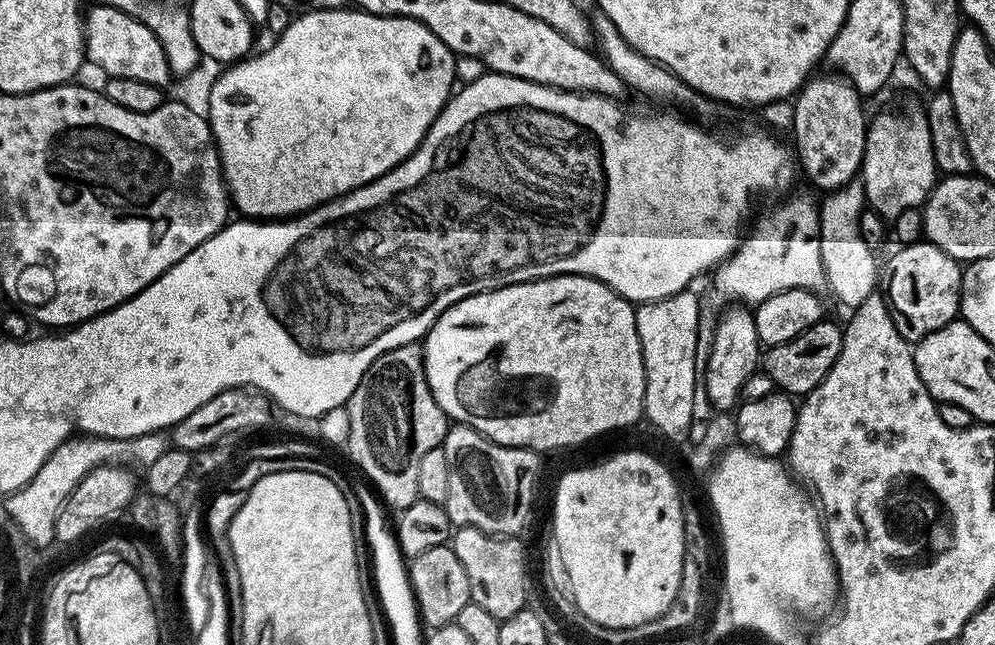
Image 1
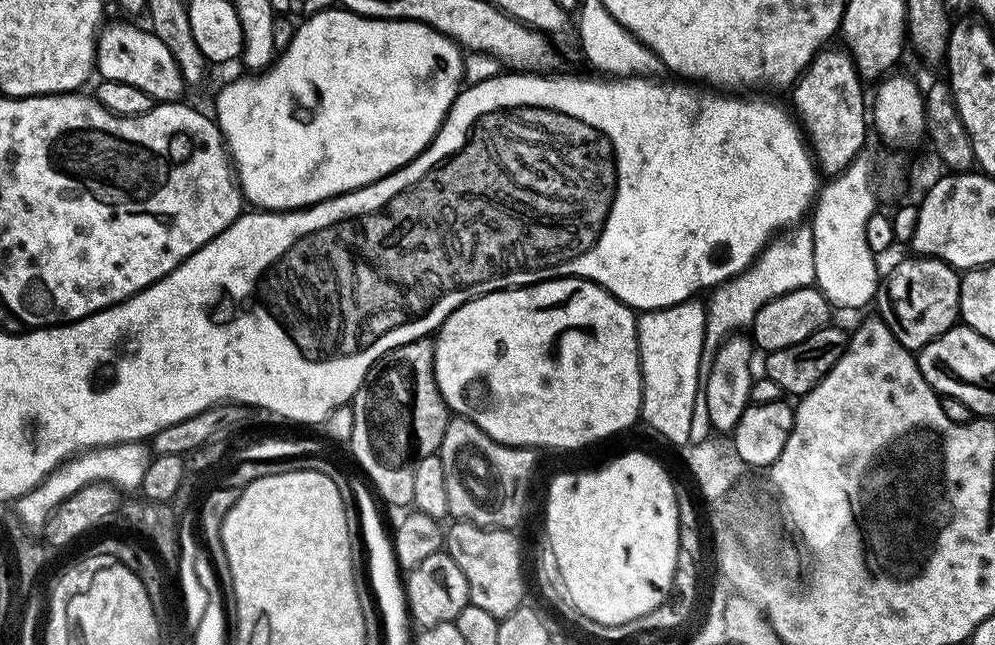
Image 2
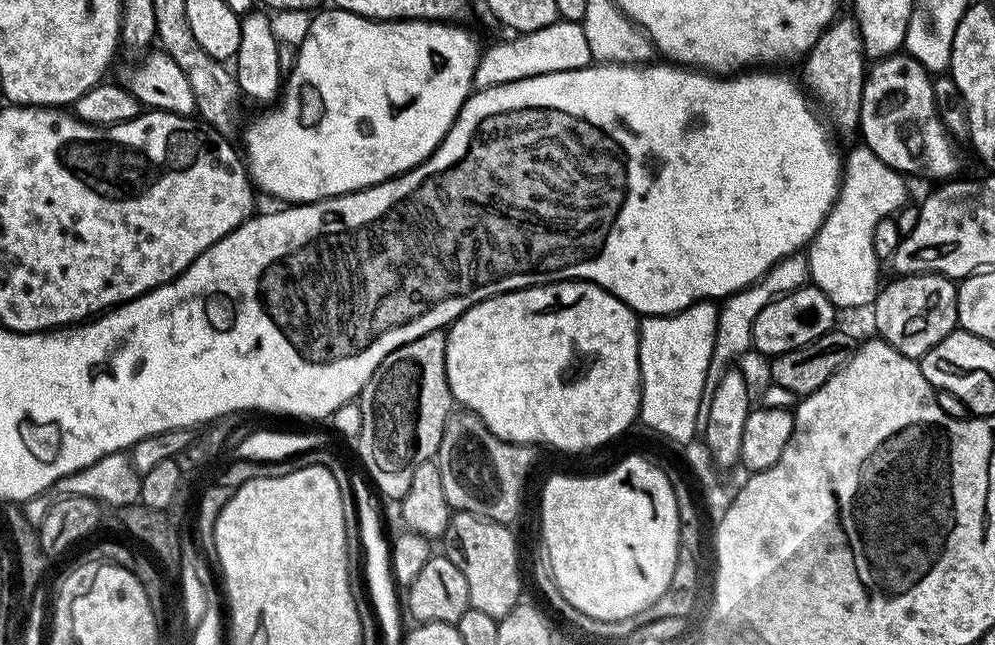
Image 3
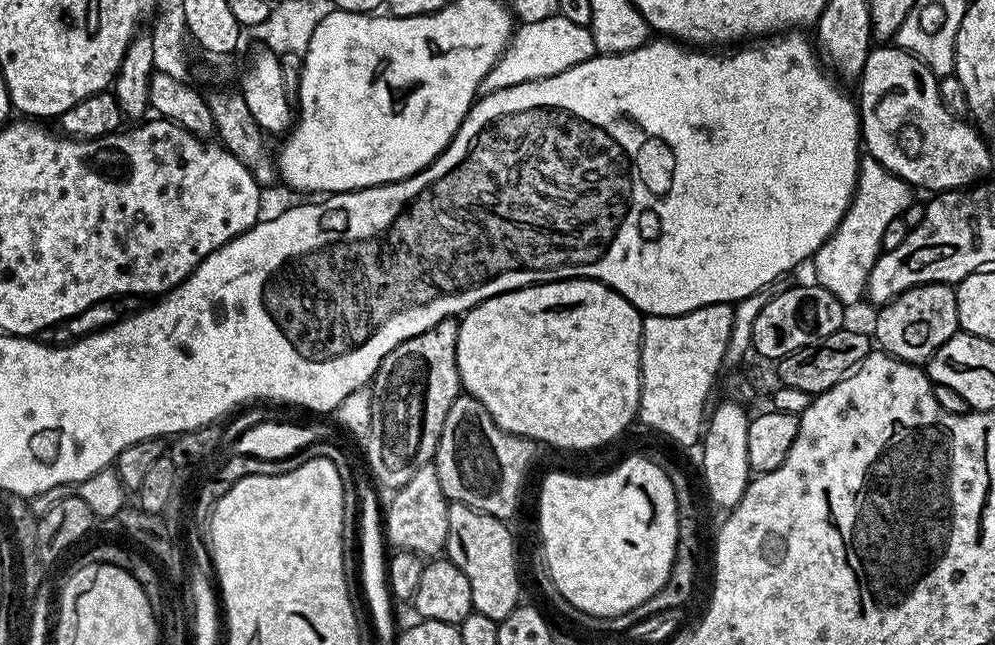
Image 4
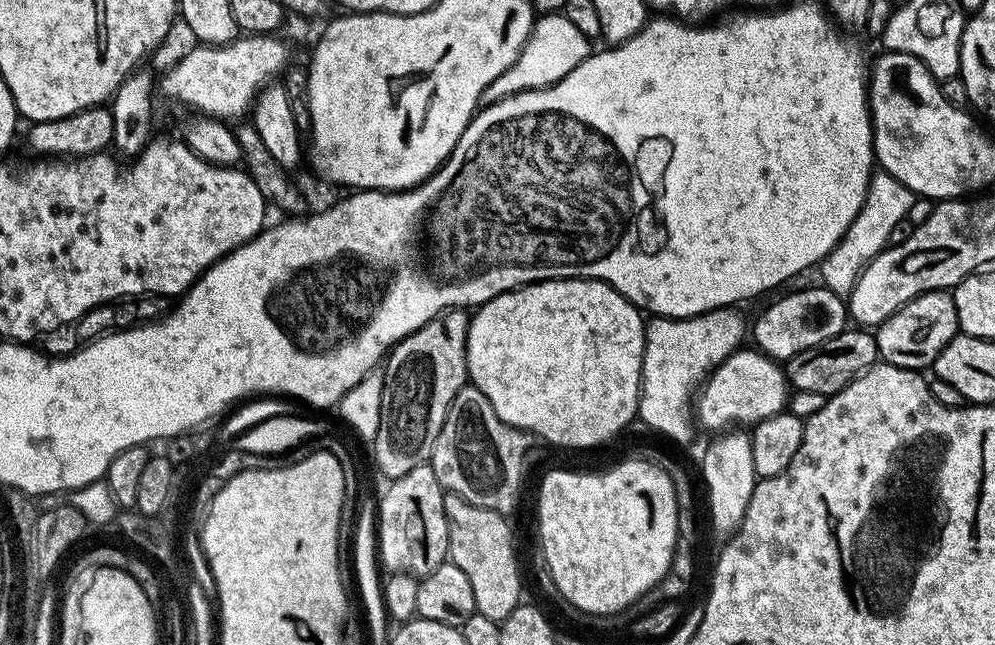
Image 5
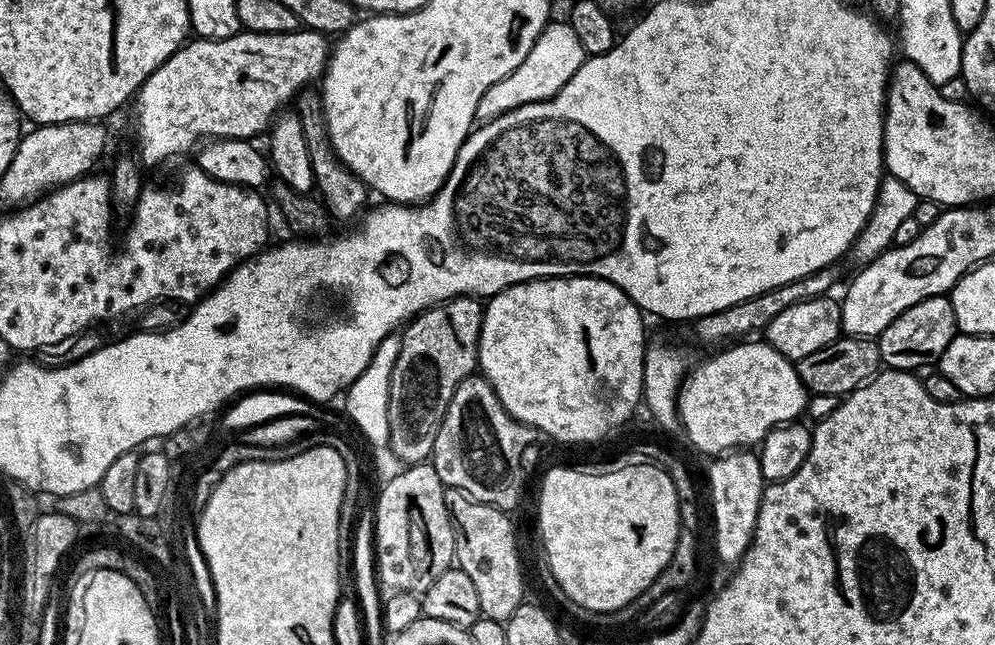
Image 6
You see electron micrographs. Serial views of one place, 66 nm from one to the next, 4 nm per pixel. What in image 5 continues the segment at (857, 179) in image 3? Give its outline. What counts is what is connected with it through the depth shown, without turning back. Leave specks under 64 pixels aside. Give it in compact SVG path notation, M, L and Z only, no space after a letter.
M883 170L872 173L872 181L866 194L866 202L862 204L862 210L858 210L858 218L850 222L850 230L842 234L838 246L830 250L830 254L821 260L818 265L818 273L822 279L823 287L829 288L834 294L849 297L858 282L860 275L866 270L866 266L872 259L889 247L888 239L898 222L907 220L908 211L912 205L914 194L898 178Z

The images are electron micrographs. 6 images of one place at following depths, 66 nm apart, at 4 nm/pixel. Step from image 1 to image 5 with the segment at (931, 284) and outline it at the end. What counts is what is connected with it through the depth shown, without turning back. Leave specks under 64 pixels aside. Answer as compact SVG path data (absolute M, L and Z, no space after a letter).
M937 290L927 292L902 305L886 322L875 329L876 350L879 359L886 364L911 368L913 370L931 369L938 354L942 354L950 341L960 332L958 310L952 301L952 292Z

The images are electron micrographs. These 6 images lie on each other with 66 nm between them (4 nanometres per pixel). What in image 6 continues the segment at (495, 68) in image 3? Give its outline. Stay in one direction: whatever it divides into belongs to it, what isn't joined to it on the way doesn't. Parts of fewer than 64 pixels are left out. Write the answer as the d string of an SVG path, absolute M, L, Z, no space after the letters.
M549 22L538 42L534 42L530 54L526 54L522 66L506 74L502 82L494 82L494 86L490 86L486 94L482 94L476 107L476 120L493 120L520 104L549 100L554 94L558 94L558 90L562 90L562 86L566 86L566 82L570 82L570 78L574 78L578 66L582 66L585 59L582 42L578 42L578 37L574 35L574 30L570 30L567 22Z

